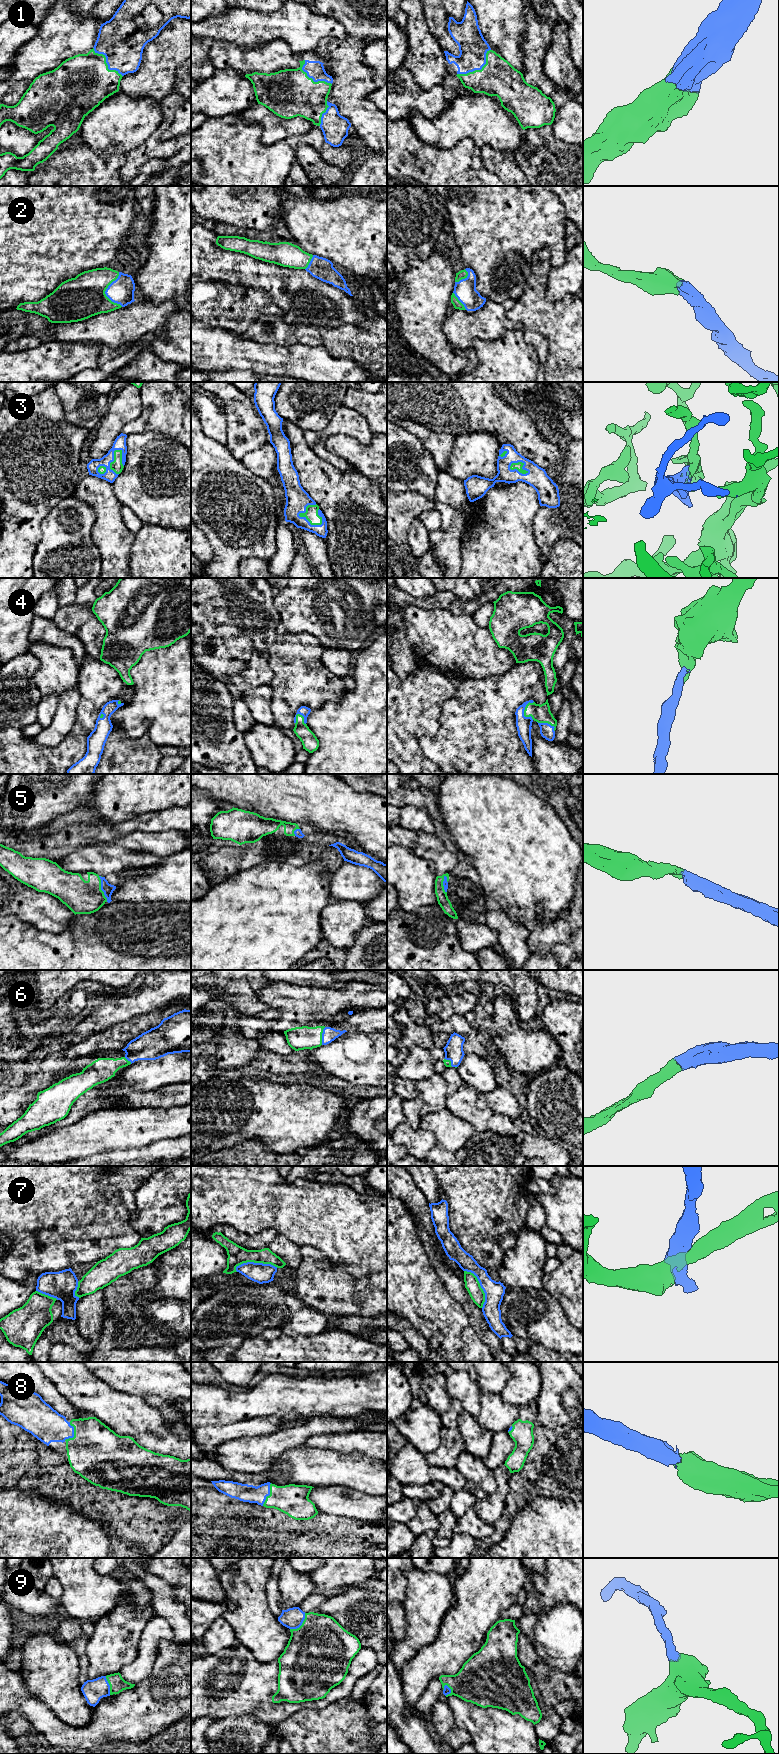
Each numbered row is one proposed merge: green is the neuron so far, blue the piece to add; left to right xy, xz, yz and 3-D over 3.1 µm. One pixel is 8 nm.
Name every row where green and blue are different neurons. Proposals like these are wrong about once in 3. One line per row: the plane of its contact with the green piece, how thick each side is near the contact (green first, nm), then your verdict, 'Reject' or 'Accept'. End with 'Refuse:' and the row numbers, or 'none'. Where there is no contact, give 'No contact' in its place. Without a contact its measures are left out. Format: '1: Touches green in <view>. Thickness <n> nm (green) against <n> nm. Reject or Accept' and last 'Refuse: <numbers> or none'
1: Touches green in yz. Thickness 300 nm (green) against 220 nm. Accept
2: Touches green in xy. Thickness 340 nm (green) against 200 nm. Accept
3: Touches green in xz. Thickness 110 nm (green) against 190 nm. Accept
4: Touches green in yz. Thickness 140 nm (green) against 120 nm. Accept
5: Touches green in xy. Thickness 280 nm (green) against 90 nm. Accept
6: Touches green in xz. Thickness 190 nm (green) against 120 nm. Accept
7: Touches green in xz. Thickness 160 nm (green) against 160 nm. Reject
8: Touches green in xy. Thickness 440 nm (green) against 280 nm. Accept
9: Touches green in xz. Thickness 500 nm (green) against 170 nm. Accept
Refuse: 7

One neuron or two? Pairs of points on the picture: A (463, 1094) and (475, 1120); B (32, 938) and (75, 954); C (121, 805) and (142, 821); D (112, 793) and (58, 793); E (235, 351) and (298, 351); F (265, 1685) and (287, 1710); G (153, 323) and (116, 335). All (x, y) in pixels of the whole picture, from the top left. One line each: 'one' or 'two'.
A: one
B: one
C: two
D: two
E: one
F: one
G: one

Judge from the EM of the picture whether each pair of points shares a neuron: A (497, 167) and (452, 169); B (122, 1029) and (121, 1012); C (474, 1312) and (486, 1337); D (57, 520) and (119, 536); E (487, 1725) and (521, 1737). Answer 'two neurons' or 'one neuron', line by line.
A: two neurons
B: two neurons
C: one neuron
D: two neurons
E: one neuron

